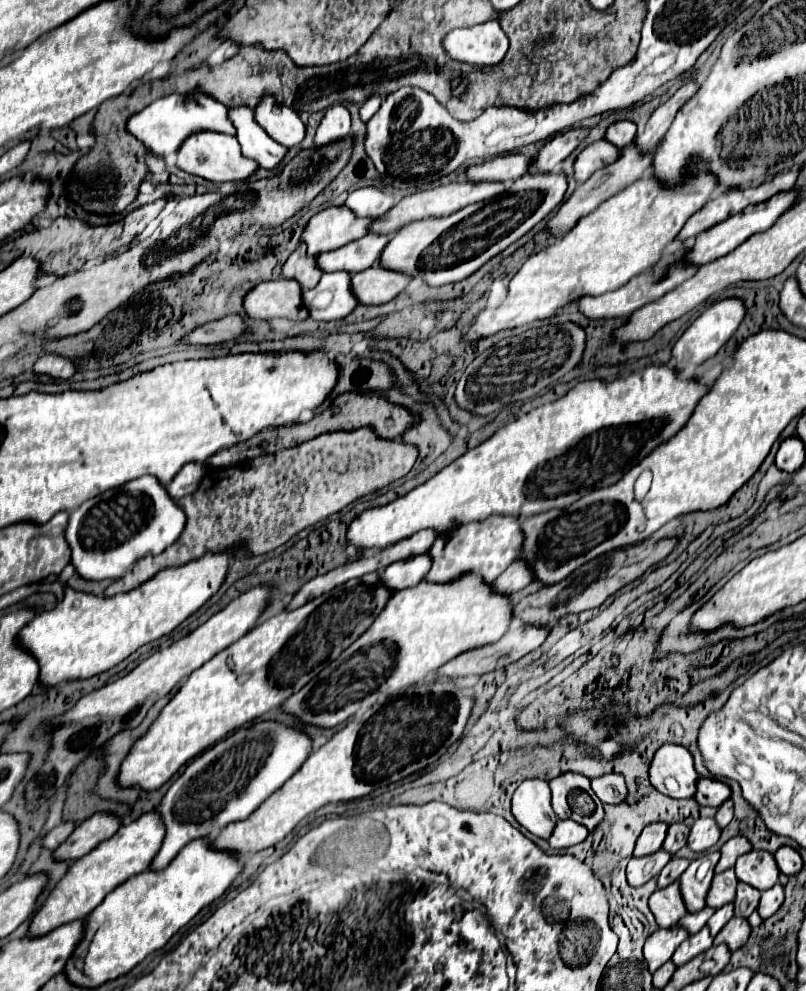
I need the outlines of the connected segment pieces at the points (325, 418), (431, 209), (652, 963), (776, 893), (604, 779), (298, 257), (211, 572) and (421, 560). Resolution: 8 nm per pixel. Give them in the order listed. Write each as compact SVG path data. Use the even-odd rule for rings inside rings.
M351 392L351 394L343 394L343 396L337 396L329 410L321 412L321 418L319 414L315 418L311 418L307 424L289 424L289 426L281 426L281 428L275 428L275 430L265 430L259 438L253 440L253 448L257 452L259 448L259 454L261 452L273 452L275 450L283 450L283 448L289 448L289 446L297 446L301 442L307 442L311 438L317 438L319 434L325 434L325 432L337 432L337 430L359 430L359 428L373 428L375 434L383 440L393 440L397 438L403 430L407 430L409 426L413 424L413 416L401 408L401 406L393 406L389 404L385 398L373 394L373 396L367 396L367 394L359 394L359 392Z
M451 182L451 184L441 184L435 186L431 190L419 190L407 198L403 198L397 206L393 206L393 210L389 210L389 214L377 218L371 226L371 232L375 234L391 234L397 232L399 228L407 226L413 220L421 220L421 218L441 218L441 216L449 216L469 204L475 202L483 202L489 198L495 198L499 194L505 194L507 186L505 182Z
M673 926L667 930L655 930L647 942L645 942L645 960L649 966L649 972L655 972L659 966L663 966L667 960L671 960L677 946L687 938L689 934L681 926Z
M775 884L773 888L765 890L763 896L761 896L761 902L757 906L757 912L763 920L767 920L769 916L773 916L783 904L783 886L781 884Z
M605 774L591 782L591 790L603 804L621 804L627 798L625 780L621 774Z
M299 244L297 250L289 256L289 260L283 264L283 278L293 278L301 282L303 290L315 288L323 276L323 272L317 266L317 256L307 254L307 246Z
M231 552L205 554L205 558L199 558L197 562L191 562L189 566L161 570L157 576L153 576L149 582L141 584L139 588L127 594L111 596L111 598L99 598L99 596L91 596L91 594L65 588L65 596L59 604L55 604L51 610L37 614L31 622L27 622L21 628L21 632L17 634L17 644L39 662L39 684L41 686L57 686L59 682L65 682L65 680L85 680L101 672L107 672L119 662L123 662L129 654L133 654L143 644L149 644L169 634L187 616L199 610L199 606L203 606L223 584L231 558L233 558Z
M421 554L421 556L413 556L413 558L405 558L403 562L395 562L391 566L385 568L385 572L381 574L381 584L387 586L387 590L403 590L403 588L411 588L417 586L423 576L427 574L431 566L431 558L429 554Z

